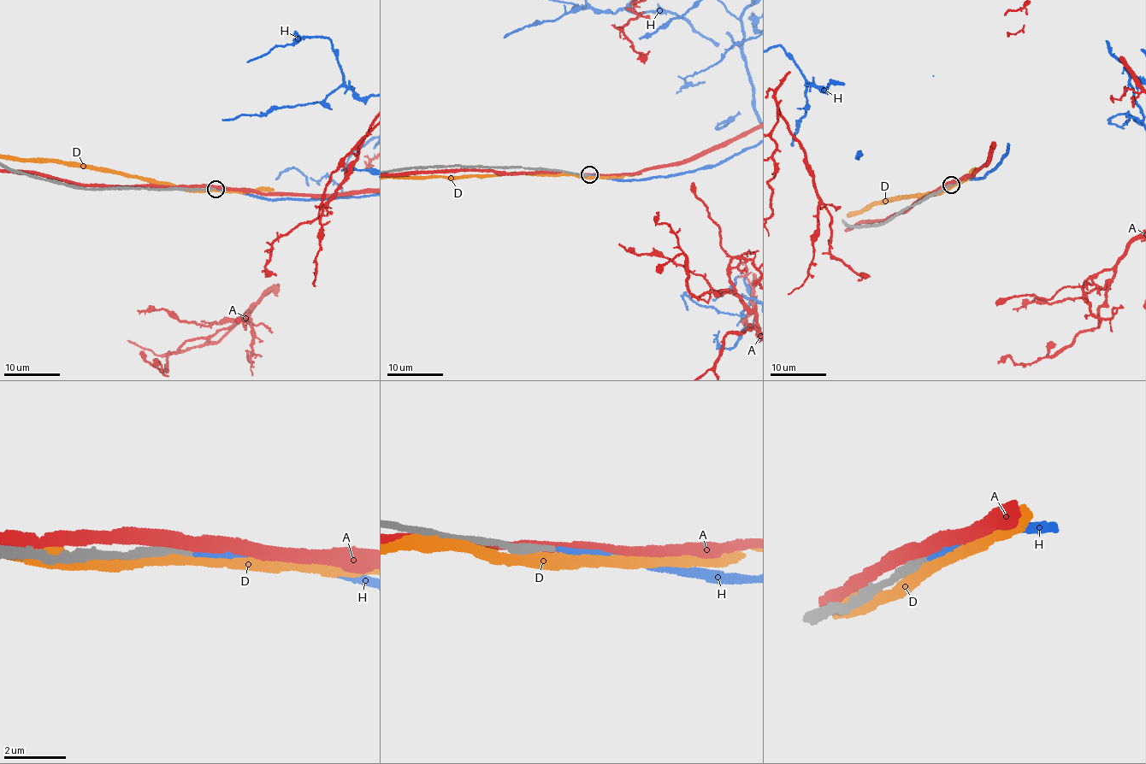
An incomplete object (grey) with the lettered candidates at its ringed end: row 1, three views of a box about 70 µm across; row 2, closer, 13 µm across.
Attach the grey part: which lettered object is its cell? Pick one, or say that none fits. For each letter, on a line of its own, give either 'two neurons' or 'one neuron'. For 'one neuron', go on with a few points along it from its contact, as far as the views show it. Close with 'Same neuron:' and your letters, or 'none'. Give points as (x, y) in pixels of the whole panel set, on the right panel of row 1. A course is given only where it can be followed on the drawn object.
A: two neurons
D: two neurons
H: one neuron
Same neuron: H

